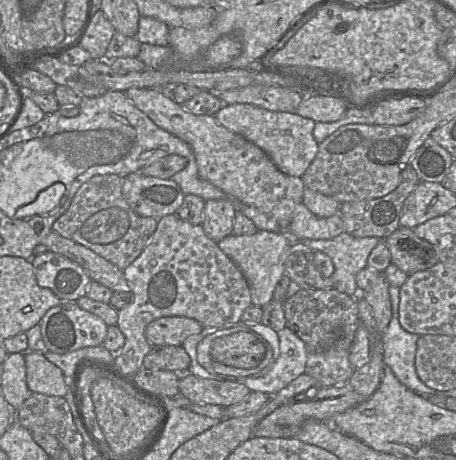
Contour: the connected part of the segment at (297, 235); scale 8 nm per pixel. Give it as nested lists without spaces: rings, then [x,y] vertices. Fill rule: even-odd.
[[[303,203],[296,206],[288,229],[291,241],[332,239],[343,232],[344,223],[340,209],[331,217],[320,218]]]

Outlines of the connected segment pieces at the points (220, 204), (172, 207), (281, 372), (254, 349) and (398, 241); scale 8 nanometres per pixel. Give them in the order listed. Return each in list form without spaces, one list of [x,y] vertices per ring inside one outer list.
[[[227,198],[205,201],[202,227],[205,234],[215,243],[233,234],[236,214],[234,200]]]
[[[130,173],[124,177],[122,194],[135,213],[156,220],[175,214],[185,196],[172,179],[141,173]]]
[[[288,327],[278,331],[280,355],[262,372],[248,377],[239,377],[238,383],[252,392],[273,395],[305,372],[309,349],[295,332]]]
[[[239,331],[216,338],[211,345],[211,357],[230,367],[257,367],[266,355],[267,347],[254,335]]]
[[[399,227],[385,239],[391,255],[391,262],[407,275],[414,274],[429,268],[431,259],[428,250],[433,246],[419,238],[413,229]]]

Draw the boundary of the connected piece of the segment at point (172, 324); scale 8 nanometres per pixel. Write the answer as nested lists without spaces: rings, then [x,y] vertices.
[[[165,316],[150,322],[145,335],[152,345],[182,346],[191,335],[198,334],[204,326],[185,316]]]

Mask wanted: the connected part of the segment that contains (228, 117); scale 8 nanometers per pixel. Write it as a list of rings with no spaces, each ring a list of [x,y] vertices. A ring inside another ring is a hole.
[[[245,103],[224,104],[213,116],[221,126],[263,150],[273,164],[286,175],[301,178],[317,155],[319,144],[313,135],[316,122],[312,119],[296,113],[270,111]]]

